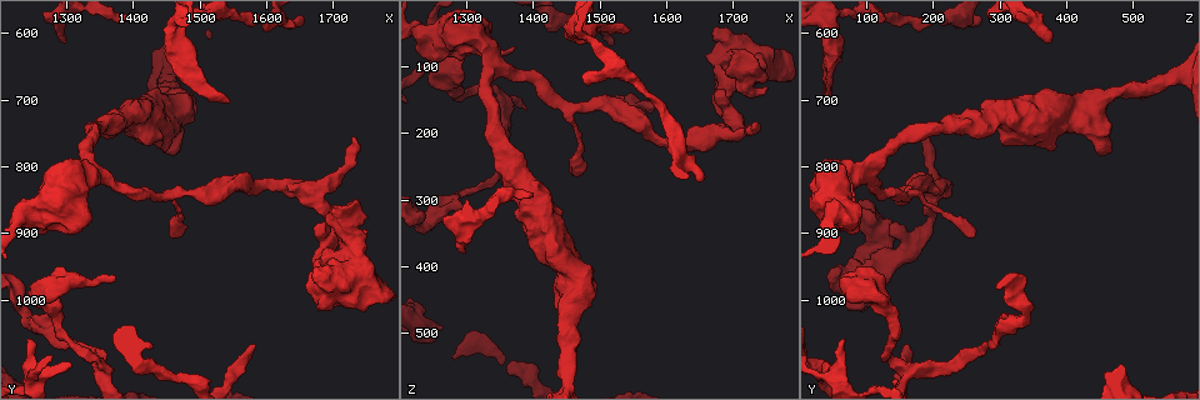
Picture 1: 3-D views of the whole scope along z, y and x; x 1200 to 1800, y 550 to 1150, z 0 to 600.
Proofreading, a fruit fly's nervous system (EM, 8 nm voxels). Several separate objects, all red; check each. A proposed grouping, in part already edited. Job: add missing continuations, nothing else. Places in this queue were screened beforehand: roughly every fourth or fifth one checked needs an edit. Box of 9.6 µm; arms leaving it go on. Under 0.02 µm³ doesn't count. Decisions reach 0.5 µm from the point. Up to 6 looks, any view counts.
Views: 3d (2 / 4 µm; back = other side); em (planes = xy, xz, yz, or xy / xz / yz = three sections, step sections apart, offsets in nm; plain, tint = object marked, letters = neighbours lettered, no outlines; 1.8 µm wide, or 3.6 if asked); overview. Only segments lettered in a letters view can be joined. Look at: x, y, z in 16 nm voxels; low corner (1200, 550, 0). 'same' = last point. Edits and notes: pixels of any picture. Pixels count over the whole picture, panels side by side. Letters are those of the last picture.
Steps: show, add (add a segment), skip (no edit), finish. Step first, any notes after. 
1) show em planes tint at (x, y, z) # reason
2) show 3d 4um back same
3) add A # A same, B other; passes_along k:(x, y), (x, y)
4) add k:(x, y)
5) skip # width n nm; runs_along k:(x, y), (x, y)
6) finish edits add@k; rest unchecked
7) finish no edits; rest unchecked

show 3d 2um at (1295, 610, 370) # branch stops here

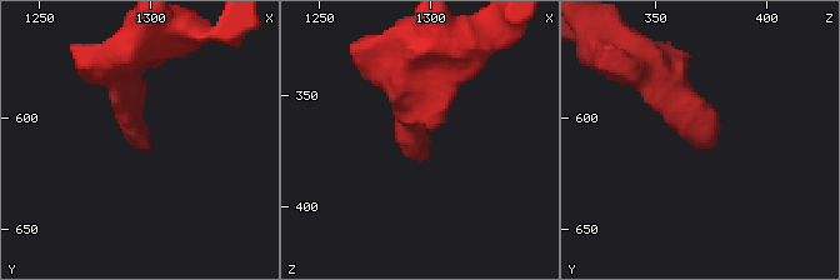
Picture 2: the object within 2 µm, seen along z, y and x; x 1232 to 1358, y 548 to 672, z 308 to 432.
show em xy step 4 letters at (1298, 614, 374)

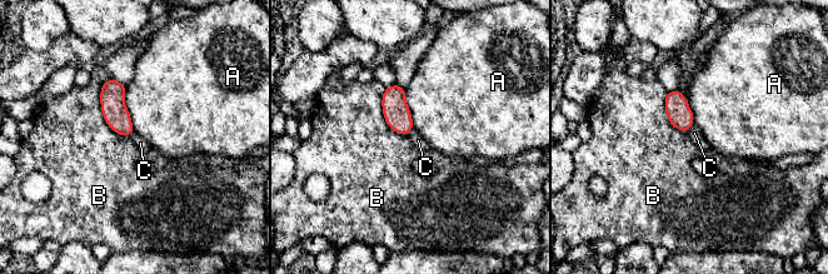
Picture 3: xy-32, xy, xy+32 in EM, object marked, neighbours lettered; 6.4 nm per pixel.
show em planes letters same

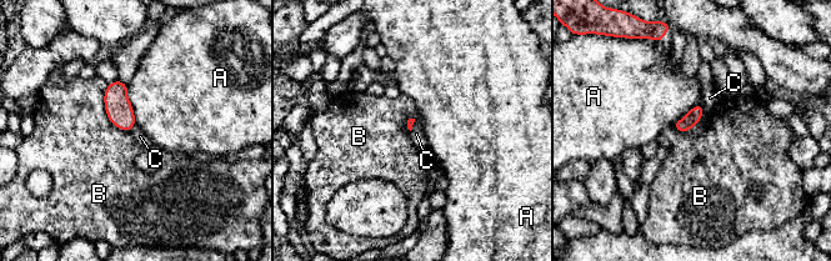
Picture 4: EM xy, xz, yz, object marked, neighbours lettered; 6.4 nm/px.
skip # A other, B other, C other; border 4:(702, 104), (701, 119), (685, 132); no lettered segment goes on from it

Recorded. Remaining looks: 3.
show em xz step 4 tint at (1375, 965, 75)

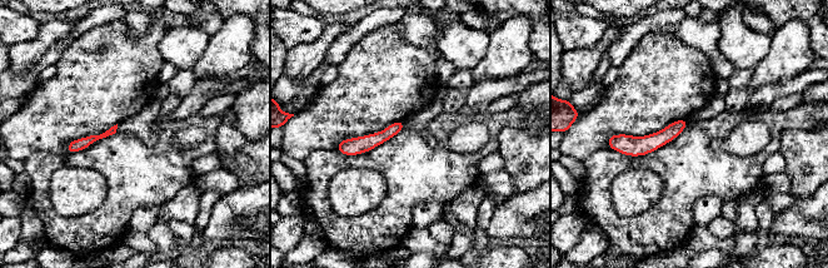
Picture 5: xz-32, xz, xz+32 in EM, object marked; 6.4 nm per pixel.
show em planes letters same # cut it another way

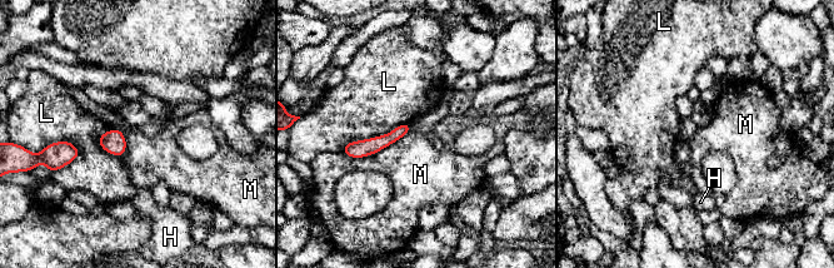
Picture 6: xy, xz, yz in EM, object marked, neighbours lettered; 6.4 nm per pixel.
skip # H other, L other, M other; runs_along 6:(406, 127), (374, 145), (346, 150); no lettered segment goes on from it

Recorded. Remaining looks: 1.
show em 3.6um planes letters at (1580, 1065, 155) # branch stops here

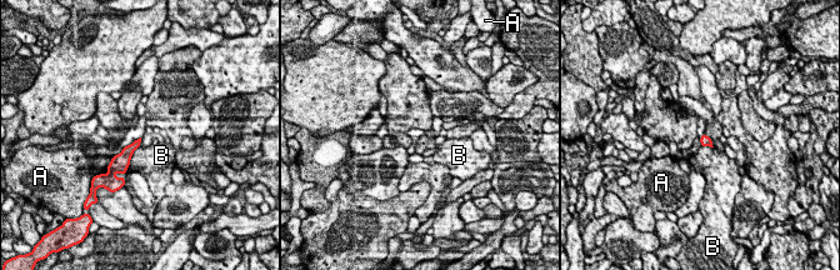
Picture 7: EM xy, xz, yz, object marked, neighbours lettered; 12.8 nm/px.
skip # A other, B other; border 7:(139, 146), (128, 165); none of them fits

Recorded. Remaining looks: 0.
finish no edits; rest unchecked

